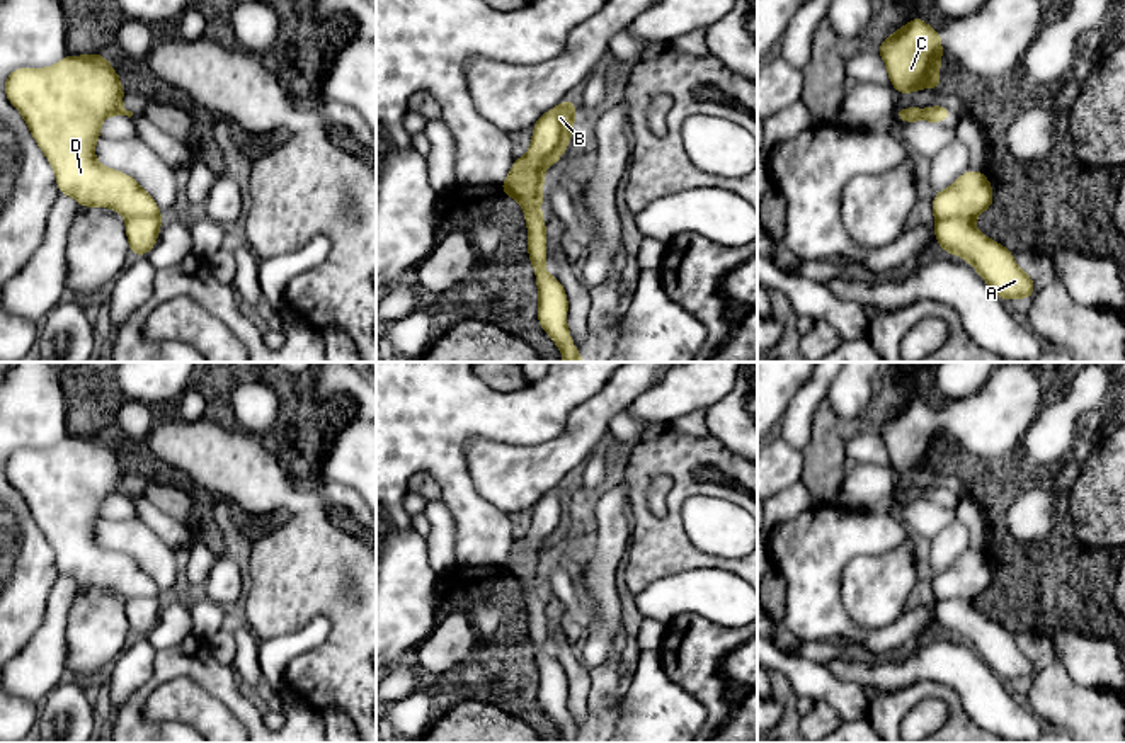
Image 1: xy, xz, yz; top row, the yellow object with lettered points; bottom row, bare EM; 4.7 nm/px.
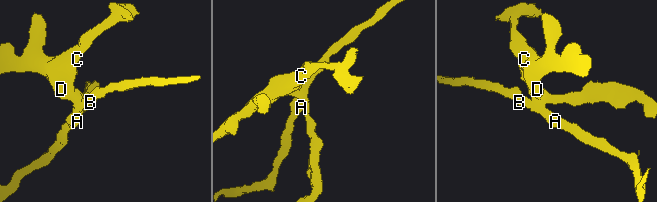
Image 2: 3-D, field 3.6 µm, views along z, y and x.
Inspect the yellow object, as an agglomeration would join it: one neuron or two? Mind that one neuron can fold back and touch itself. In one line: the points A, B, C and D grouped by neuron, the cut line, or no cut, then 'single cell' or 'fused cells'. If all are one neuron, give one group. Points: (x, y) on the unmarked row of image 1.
groups A B / C D; cut xy (162, 597), (130, 597), (126, 601); fused cells

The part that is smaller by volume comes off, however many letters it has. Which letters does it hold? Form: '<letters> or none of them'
A, B

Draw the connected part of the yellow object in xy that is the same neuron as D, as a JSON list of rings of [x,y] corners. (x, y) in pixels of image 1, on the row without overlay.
[[[95,435],[70,437],[49,449],[17,449],[5,459],[5,478],[22,495],[32,519],[56,554],[60,575],[83,588],[111,588],[128,598],[163,598],[153,578],[129,556],[102,547],[94,534],[100,503],[109,496],[133,493],[121,486],[124,471],[117,452]]]

